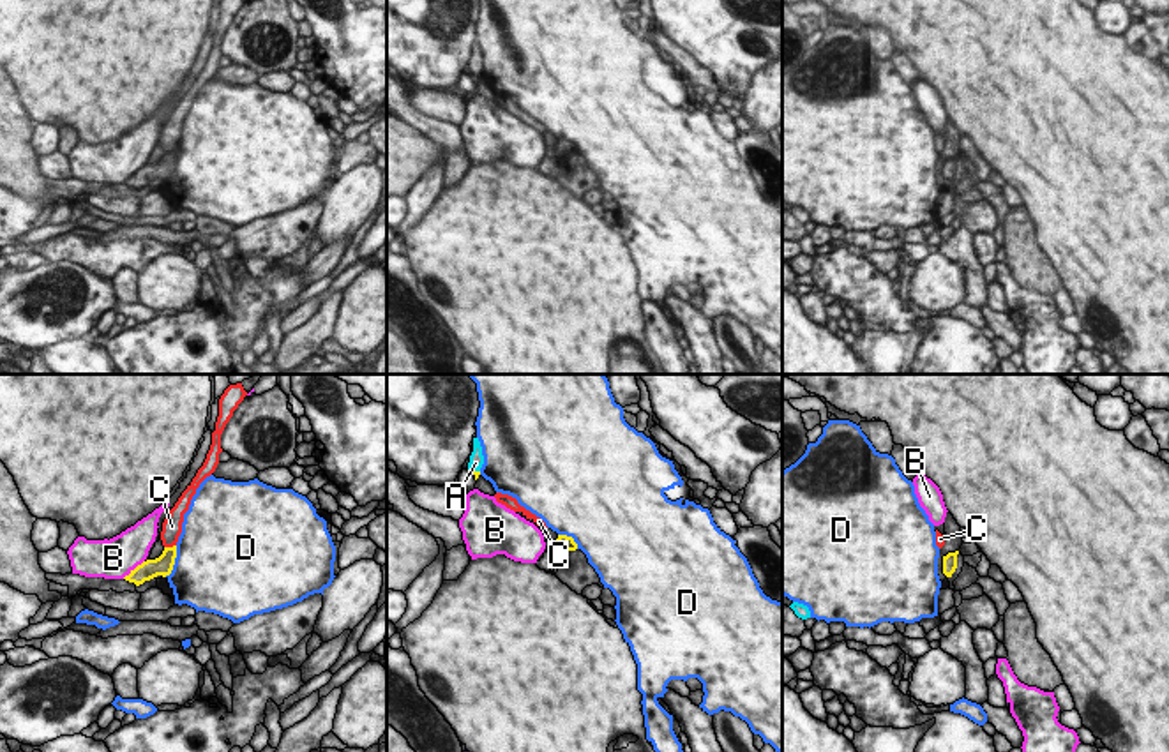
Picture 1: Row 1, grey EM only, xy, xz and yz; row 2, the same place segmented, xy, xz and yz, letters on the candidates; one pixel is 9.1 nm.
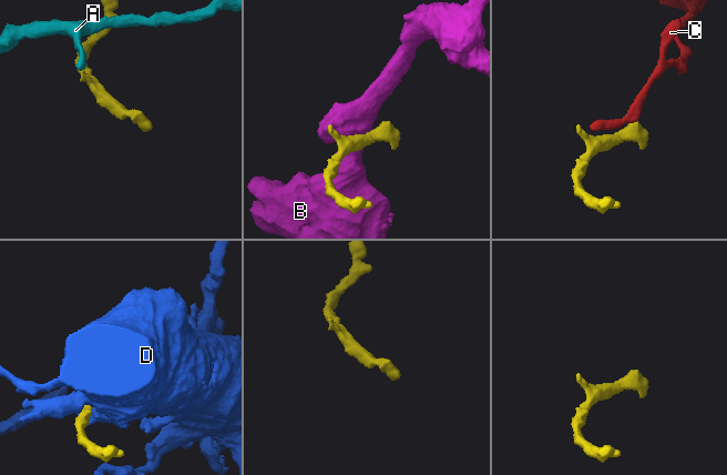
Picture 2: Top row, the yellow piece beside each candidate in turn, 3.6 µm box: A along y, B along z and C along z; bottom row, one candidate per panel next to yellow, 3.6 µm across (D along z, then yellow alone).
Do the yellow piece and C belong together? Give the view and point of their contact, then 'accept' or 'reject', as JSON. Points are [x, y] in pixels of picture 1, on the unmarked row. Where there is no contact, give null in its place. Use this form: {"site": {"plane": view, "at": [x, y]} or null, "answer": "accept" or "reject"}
{"site": {"plane": "xy", "at": [170, 152]}, "answer": "reject"}

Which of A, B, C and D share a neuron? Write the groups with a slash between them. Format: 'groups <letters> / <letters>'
groups A / B / C / D

